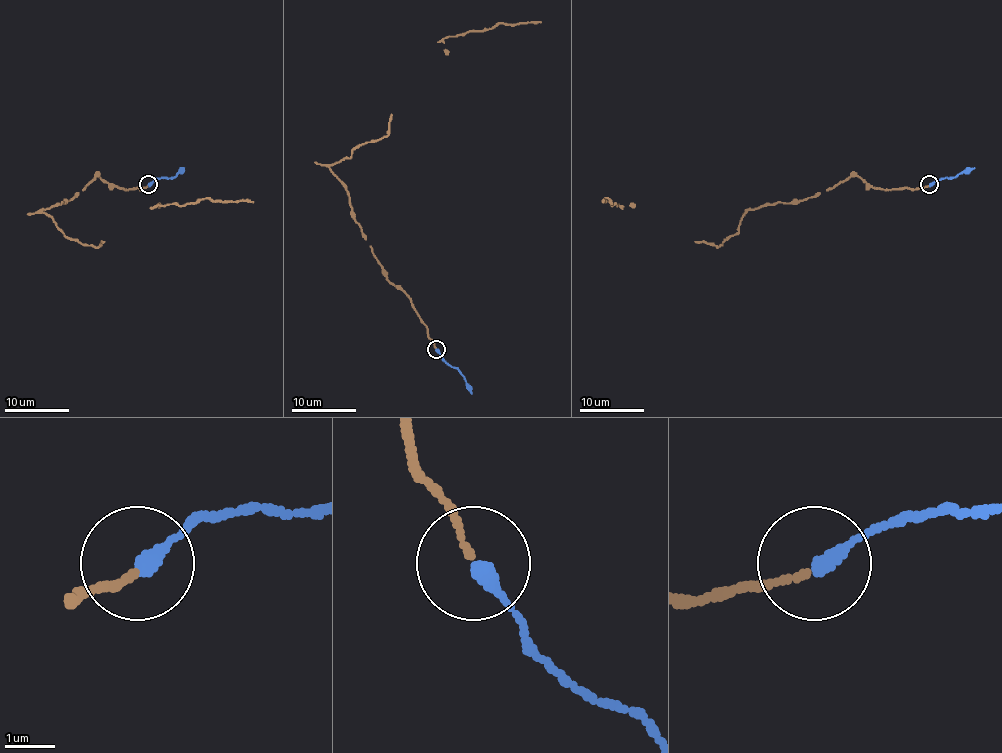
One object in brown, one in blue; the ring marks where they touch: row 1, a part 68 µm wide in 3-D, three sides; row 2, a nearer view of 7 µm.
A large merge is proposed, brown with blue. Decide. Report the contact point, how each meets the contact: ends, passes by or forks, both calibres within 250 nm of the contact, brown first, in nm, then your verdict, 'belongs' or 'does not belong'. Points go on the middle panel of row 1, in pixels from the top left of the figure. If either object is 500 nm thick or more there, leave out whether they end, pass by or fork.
at (436, 349); brown ends there; blue ends there; 120 nm thick on the brown side, 320 nm on the other; belongs

